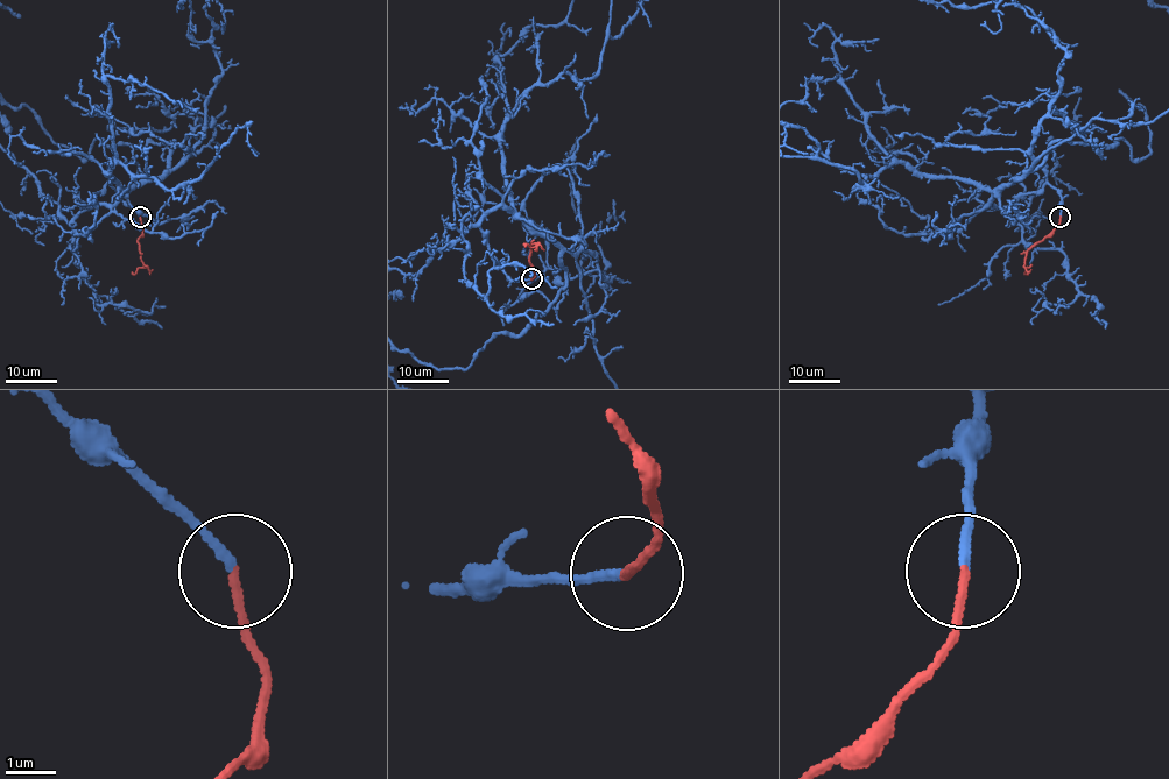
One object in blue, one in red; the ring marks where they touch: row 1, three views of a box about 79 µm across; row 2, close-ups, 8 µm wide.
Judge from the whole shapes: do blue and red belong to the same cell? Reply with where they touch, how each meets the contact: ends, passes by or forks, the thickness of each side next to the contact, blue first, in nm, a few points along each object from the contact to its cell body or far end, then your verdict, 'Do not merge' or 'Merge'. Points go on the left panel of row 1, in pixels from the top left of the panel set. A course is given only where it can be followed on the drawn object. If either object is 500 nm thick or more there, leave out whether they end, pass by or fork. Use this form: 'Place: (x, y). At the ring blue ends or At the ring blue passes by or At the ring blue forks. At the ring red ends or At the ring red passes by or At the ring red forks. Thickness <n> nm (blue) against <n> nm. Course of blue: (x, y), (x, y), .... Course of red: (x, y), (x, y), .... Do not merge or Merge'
Place: (140, 217). At the ring blue ends. At the ring red ends. Thickness 190 nm (blue) against 160 nm. Course of red: (140, 217), (142, 233), (138, 239), (139, 250), (146, 267), (132, 273). Merge

